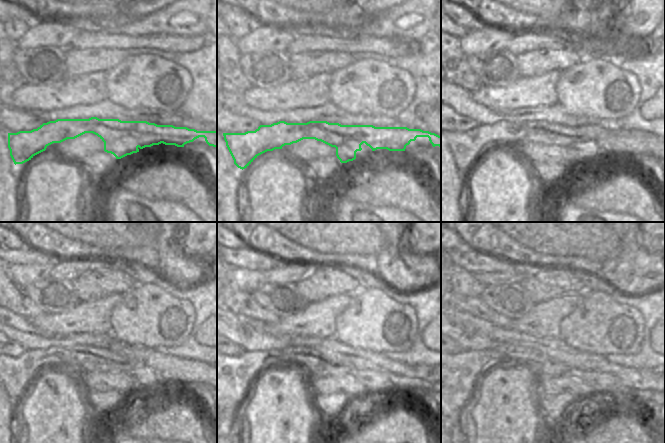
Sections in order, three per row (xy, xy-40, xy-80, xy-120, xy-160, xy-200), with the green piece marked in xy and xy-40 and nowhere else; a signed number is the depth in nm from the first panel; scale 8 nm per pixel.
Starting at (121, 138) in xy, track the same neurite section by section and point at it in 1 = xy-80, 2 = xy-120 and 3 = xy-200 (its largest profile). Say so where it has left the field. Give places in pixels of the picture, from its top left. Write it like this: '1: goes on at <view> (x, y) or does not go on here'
1: goes on at xy-80 (467, 147)
2: goes on at xy-120 (15, 373)
3: goes on at xy-200 (461, 371)

